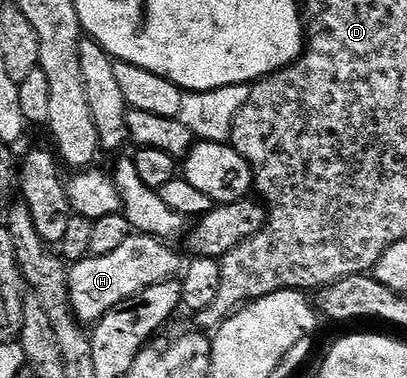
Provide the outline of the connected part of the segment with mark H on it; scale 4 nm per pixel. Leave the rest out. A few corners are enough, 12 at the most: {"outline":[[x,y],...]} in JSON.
{"outline":[[133,235],[68,270],[72,310],[91,327],[106,311],[173,280],[171,244]]}

